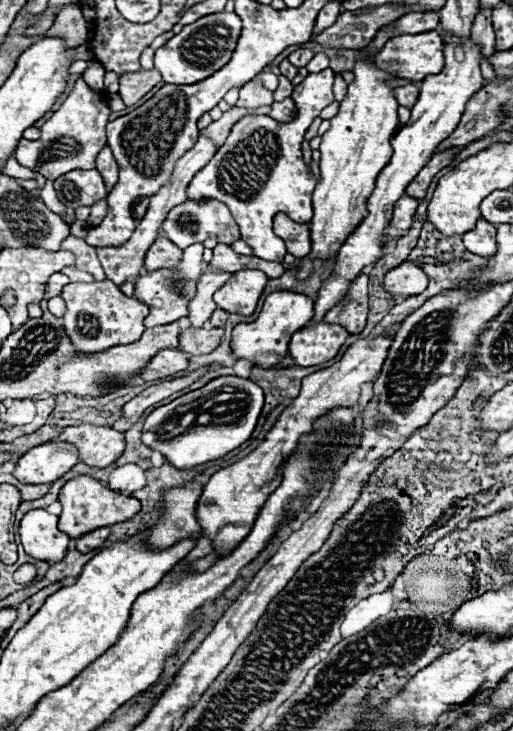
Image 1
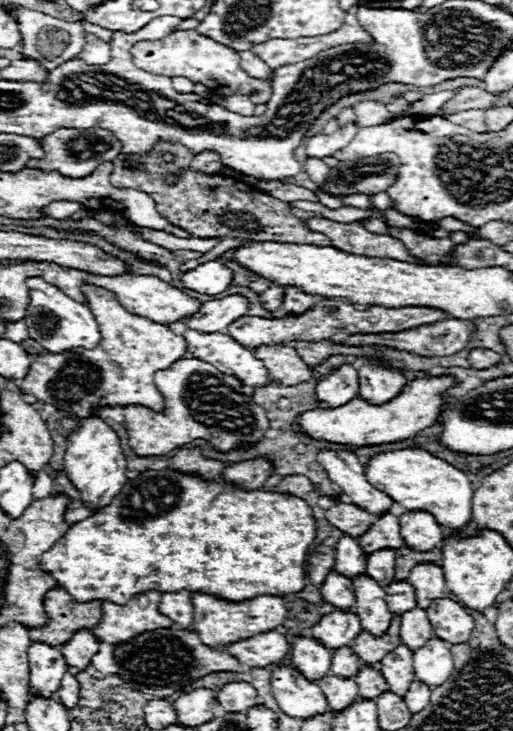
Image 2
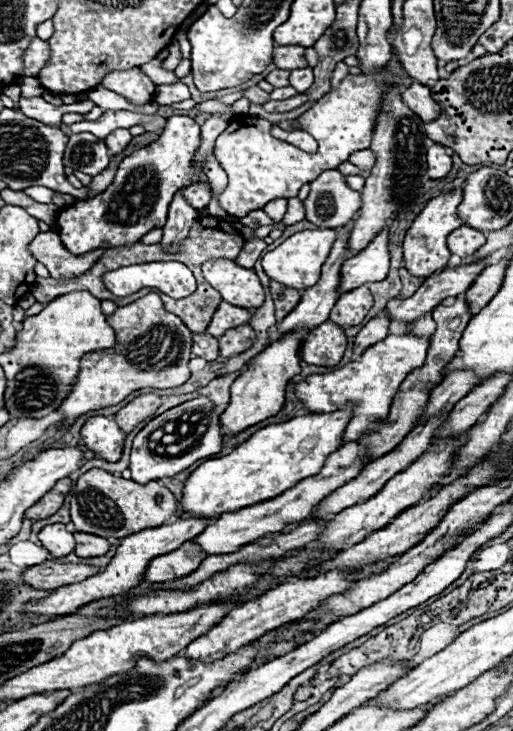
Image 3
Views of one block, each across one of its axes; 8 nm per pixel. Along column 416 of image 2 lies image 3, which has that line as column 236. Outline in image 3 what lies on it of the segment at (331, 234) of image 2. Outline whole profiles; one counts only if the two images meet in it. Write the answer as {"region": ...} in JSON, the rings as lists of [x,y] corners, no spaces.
{"region":[[[252,238],[252,240],[248,240],[248,242],[244,244],[244,248],[240,250],[236,262],[242,264],[244,268],[252,268],[254,262],[260,258],[260,254],[262,254],[264,248],[266,248],[266,244],[264,244],[260,238]]]}

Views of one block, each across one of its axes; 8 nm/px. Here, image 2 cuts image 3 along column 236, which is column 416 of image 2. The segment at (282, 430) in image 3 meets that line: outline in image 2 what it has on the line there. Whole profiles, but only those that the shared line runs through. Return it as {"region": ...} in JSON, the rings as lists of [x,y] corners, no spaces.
{"region":[[[424,448],[380,452],[366,462],[364,470],[366,478],[370,480],[370,484],[374,484],[374,488],[382,488],[382,492],[386,492],[394,502],[398,502],[406,510],[430,512],[440,526],[464,528],[472,518],[474,490],[468,476]]]}

